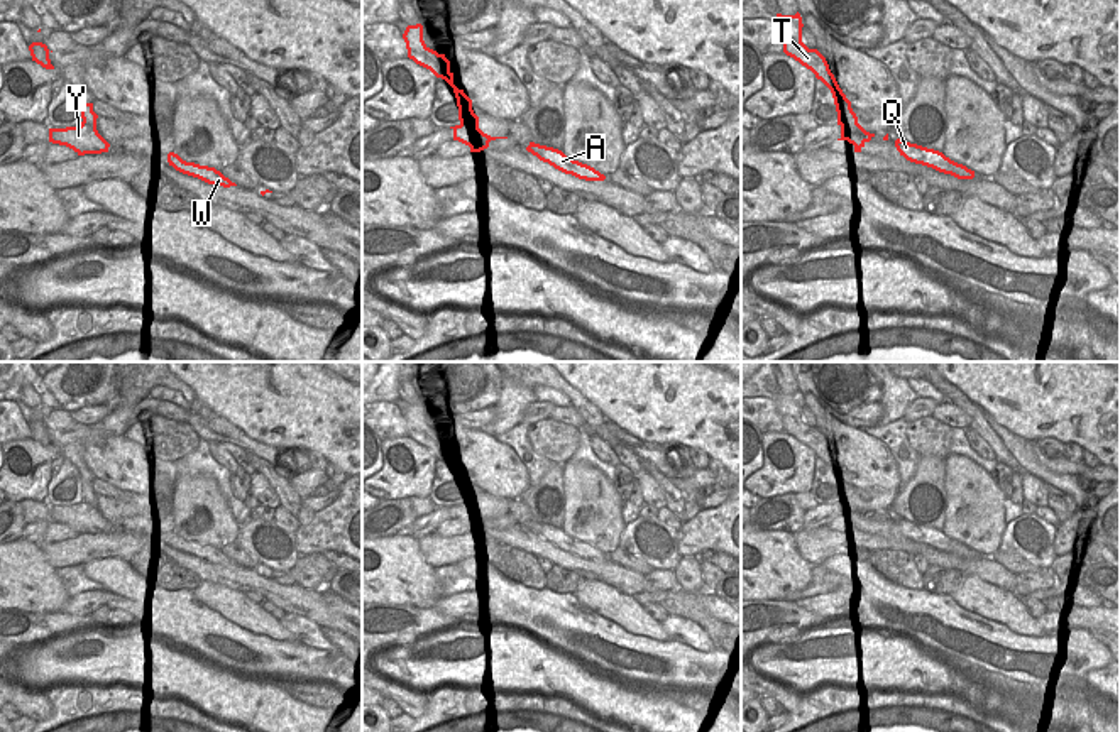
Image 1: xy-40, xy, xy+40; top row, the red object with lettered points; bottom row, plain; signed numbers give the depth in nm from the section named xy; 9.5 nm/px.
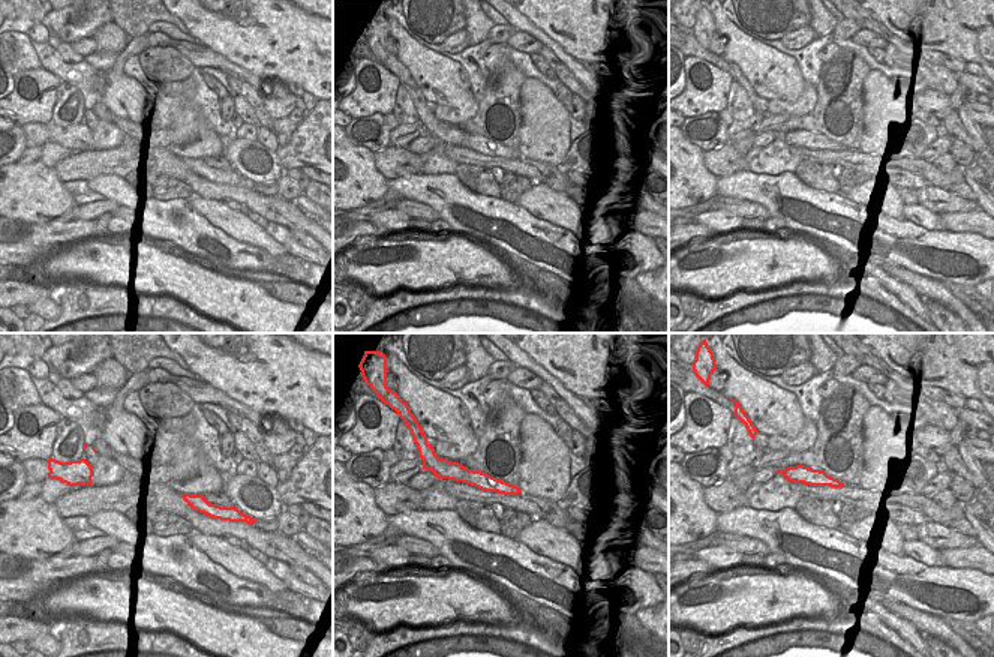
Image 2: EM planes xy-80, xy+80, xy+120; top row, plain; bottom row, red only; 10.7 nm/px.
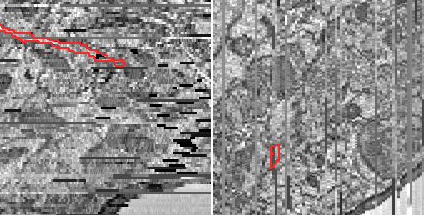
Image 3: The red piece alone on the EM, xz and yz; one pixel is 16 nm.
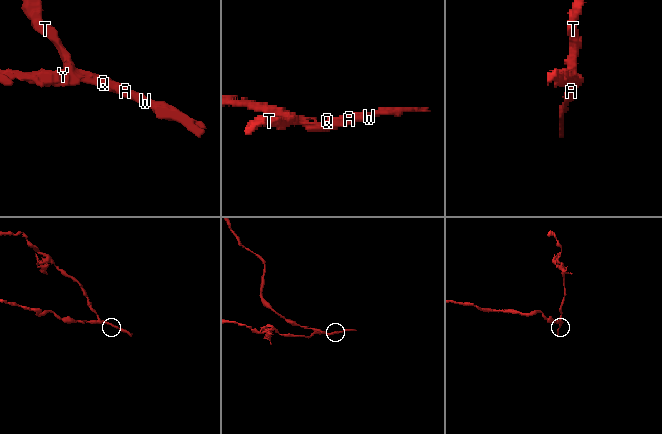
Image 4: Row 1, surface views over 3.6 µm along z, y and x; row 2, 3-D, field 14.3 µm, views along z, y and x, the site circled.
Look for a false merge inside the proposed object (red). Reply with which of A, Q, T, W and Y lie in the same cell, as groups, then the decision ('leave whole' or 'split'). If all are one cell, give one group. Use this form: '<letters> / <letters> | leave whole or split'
A Q W Y / T | split

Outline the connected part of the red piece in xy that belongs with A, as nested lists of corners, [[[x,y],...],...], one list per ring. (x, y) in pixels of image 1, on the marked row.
[[[530,142],[526,150],[536,156],[540,161],[548,162],[555,169],[565,174],[572,174],[579,179],[585,179],[585,181],[604,181],[606,179],[606,176],[596,171],[594,167],[567,157],[558,149]]]

